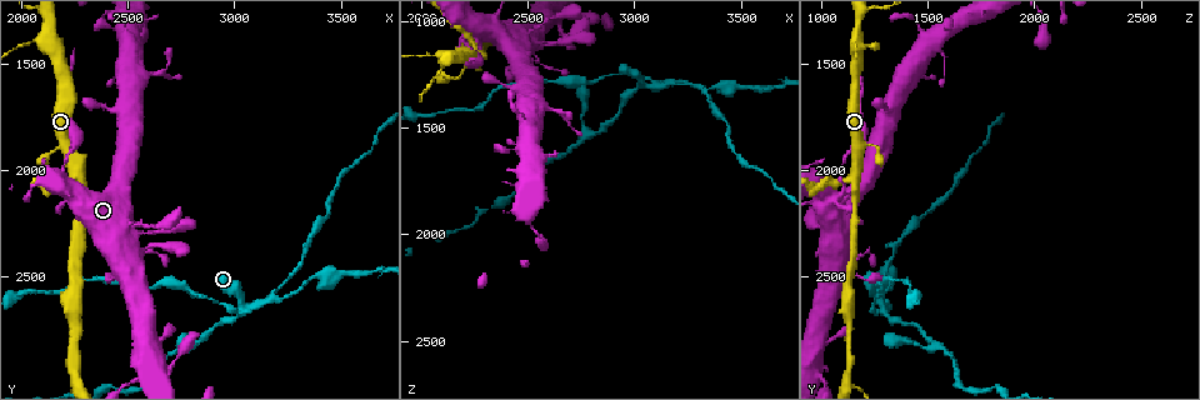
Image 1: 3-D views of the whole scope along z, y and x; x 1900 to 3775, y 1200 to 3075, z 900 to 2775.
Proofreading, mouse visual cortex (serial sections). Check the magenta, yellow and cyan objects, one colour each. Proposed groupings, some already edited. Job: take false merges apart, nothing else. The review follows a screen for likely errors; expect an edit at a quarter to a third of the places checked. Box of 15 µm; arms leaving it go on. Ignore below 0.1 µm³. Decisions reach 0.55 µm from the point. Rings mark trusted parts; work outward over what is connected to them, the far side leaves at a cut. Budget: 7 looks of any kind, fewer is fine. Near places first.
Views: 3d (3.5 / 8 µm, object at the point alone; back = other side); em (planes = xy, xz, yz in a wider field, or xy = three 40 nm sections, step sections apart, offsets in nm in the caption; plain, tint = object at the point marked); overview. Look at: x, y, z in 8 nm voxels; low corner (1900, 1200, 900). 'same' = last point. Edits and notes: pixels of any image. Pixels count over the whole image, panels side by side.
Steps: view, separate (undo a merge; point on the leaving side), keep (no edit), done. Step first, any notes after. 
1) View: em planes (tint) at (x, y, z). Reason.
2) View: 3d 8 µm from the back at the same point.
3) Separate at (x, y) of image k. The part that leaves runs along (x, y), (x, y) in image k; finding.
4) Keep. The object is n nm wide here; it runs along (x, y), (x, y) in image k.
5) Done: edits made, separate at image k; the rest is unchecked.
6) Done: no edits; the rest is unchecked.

View: 3d 3.5 µm at (2270, 2040, 1160). Three arms meet.

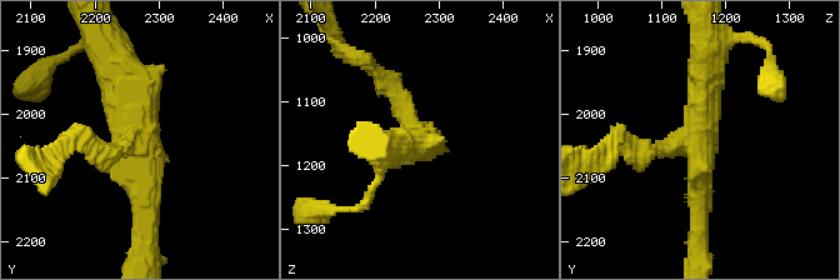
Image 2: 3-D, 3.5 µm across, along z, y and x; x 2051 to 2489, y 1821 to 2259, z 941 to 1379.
View: em xy step 2 (tint) at (2260, 2020, 1160).

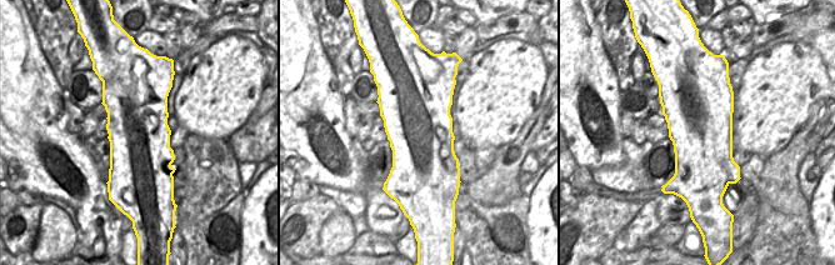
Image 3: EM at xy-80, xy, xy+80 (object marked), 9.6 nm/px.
Keep. The arms are 200, 300, 500 nm wide; it runs along (108, 53), (143, 138), (143, 214) in image 2; all the same cell.

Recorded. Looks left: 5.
View: 3d 3.5 µm from the back at (3160, 2590, 1300). A fork.

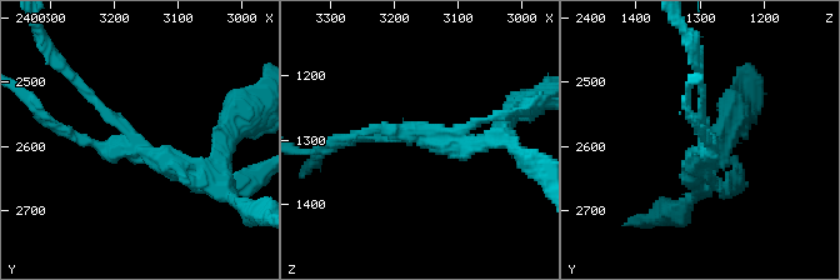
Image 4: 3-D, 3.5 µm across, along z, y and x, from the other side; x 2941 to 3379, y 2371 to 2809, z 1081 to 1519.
View: em planes (tint) at (3165, 2605, 1295). 3 arms meet here; the arms are 150, 150, 200 nm wide; shape alone is not enough.

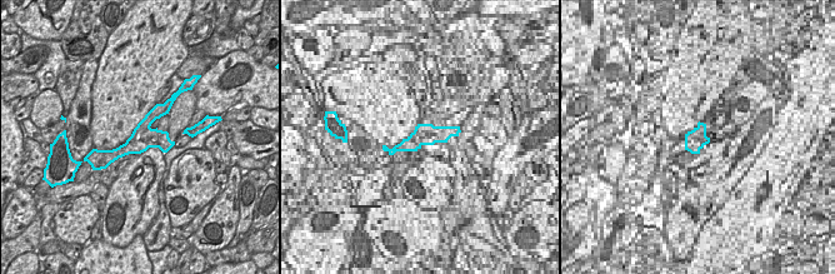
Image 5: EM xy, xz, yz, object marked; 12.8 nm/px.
Separate at (728, 184) of image 4. The object is 320 nm wide here; the part that leaves runs along (126, 150), (61, 131), (34, 104) in image 4; two cells meet here.

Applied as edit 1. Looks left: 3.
View: 3d 3.5 µm at (2790, 2830, 1540). Abrupt turn.

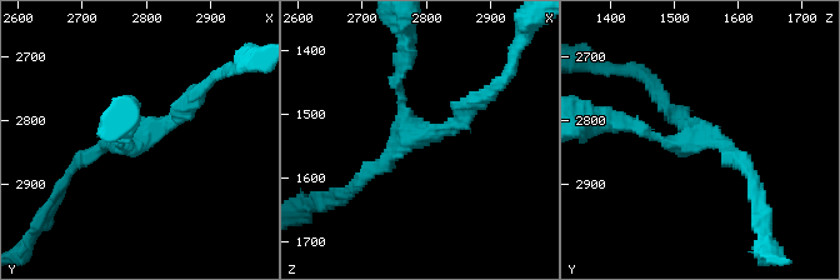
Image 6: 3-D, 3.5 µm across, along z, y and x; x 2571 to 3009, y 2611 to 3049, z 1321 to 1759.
View: em planes (tint) at (2785, 2820, 1525). 3 arms meet here; the arms are 100, 150, 200 nm wide; shape alone is not enough.

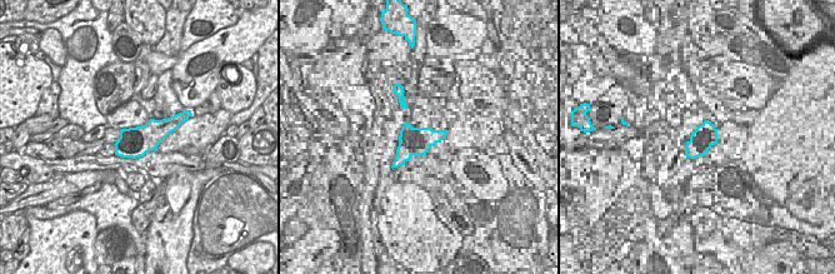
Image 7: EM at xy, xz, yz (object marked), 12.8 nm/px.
Keep. The object is 380 nm wide here; it runs along (478, 103), (359, 180) in image 6; one cell here.

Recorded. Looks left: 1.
Done: edits made, separate at image 4; the rest is unchecked.

